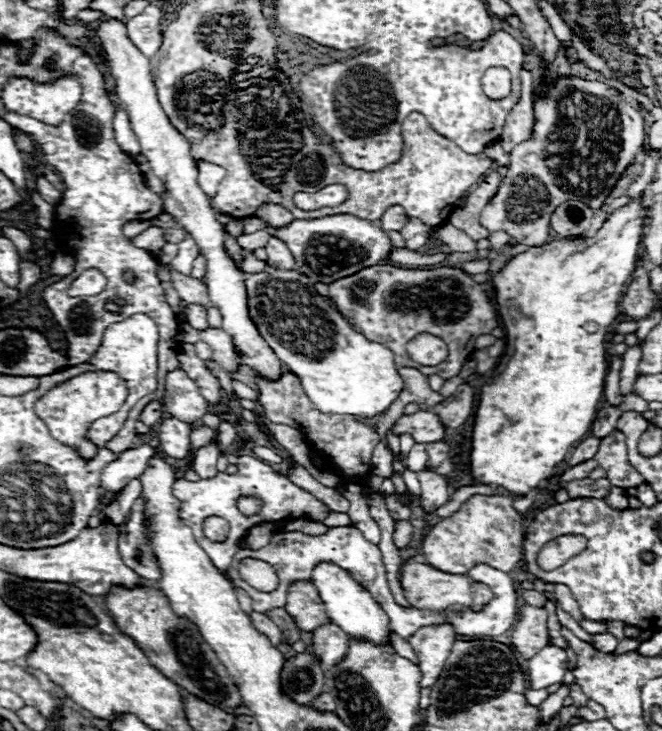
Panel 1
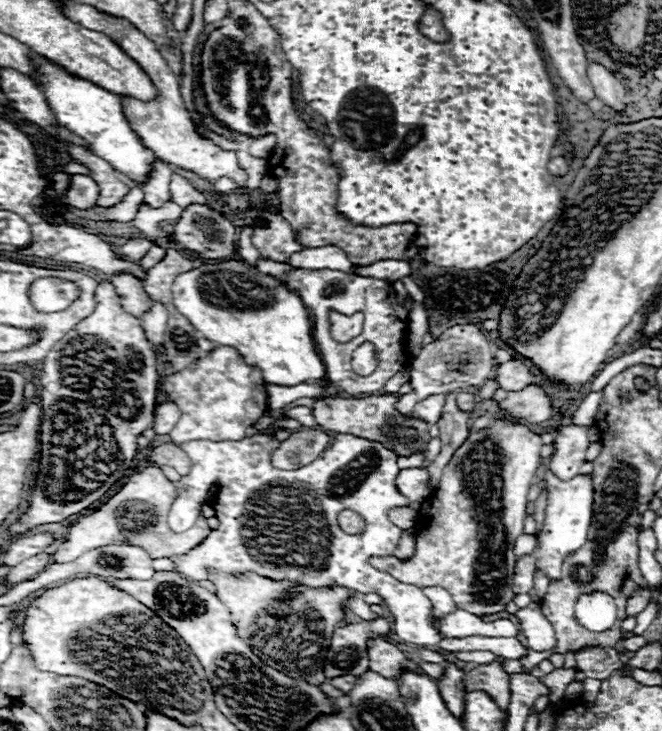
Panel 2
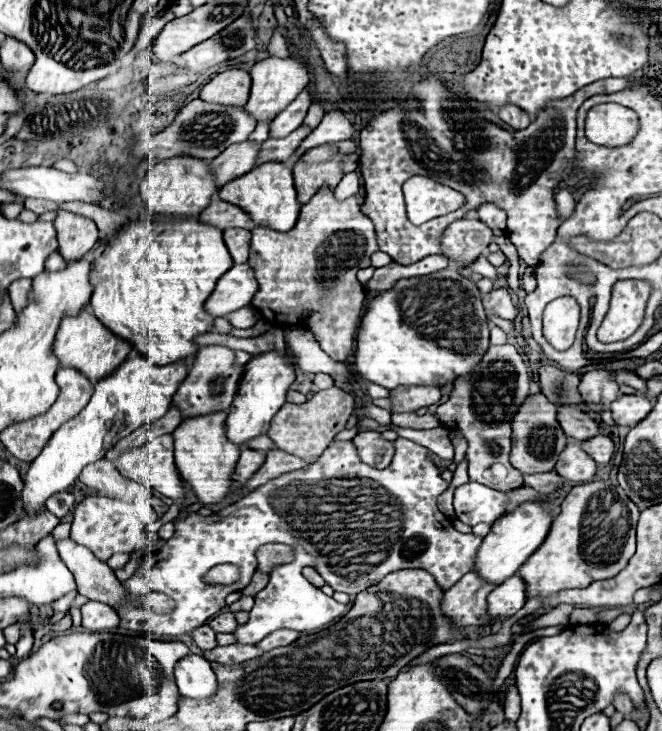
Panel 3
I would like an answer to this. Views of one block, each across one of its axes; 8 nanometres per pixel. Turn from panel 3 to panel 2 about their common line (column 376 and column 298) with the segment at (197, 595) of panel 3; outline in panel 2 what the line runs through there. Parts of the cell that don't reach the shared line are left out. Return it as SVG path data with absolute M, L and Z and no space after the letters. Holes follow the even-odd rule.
M258 434L252 438L244 438L238 442L212 442L212 440L192 440L182 444L180 448L190 456L192 464L200 464L198 472L214 474L218 492L214 496L214 510L220 526L210 532L208 540L202 546L194 548L192 552L172 558L178 566L180 576L186 580L200 580L200 568L216 568L222 572L256 572L260 576L268 576L272 580L296 580L298 584L308 584L312 588L318 586L344 586L352 592L376 592L384 598L386 606L394 616L394 632L404 640L420 646L434 646L442 638L466 638L466 636L516 636L518 628L500 618L496 622L482 622L478 616L456 610L446 614L442 620L432 622L432 604L422 594L422 588L404 584L396 580L388 572L376 570L368 560L370 556L390 556L402 536L402 530L388 520L388 512L392 508L408 506L412 510L420 510L422 502L410 502L402 496L396 488L396 476L400 474L398 468L398 454L394 450L384 448L380 442L362 440L350 434L336 434L330 438L326 450L308 466L298 470L280 470L272 466L272 452L280 446L280 440L274 434ZM340 510L354 510L358 512L366 526L362 534L346 534L338 526Z

